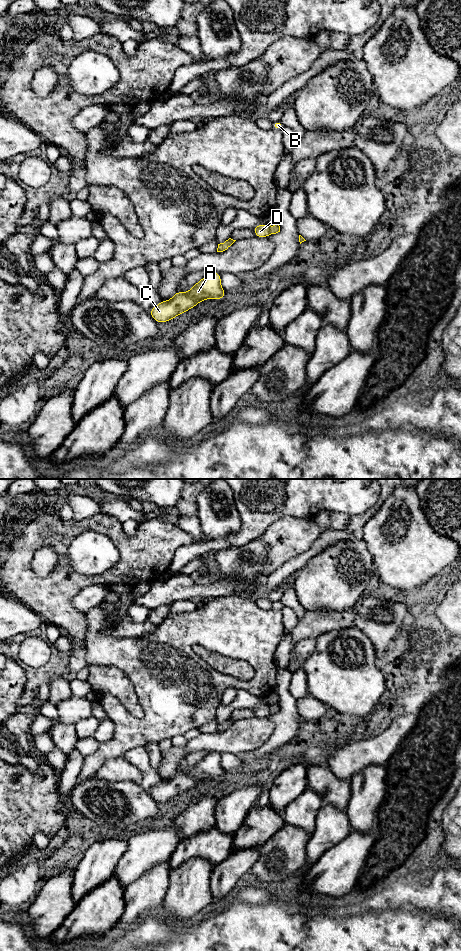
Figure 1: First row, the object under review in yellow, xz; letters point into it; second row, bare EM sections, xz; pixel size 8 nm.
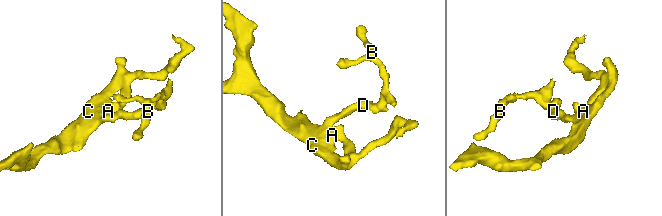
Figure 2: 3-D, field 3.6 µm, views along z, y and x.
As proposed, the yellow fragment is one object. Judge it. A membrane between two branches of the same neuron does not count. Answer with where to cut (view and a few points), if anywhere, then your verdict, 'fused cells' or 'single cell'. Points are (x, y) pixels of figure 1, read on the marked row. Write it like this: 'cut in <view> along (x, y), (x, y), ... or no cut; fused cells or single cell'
cut in xz along (269, 226), (271, 233); fused cells

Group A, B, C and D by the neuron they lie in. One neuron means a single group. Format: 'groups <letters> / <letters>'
groups A C D / B

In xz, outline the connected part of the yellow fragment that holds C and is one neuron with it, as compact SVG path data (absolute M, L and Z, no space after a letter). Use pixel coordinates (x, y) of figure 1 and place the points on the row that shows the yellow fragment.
M209 272L188 292L176 290L175 295L170 300L161 300L158 305L148 312L157 323L165 323L194 308L201 301L215 298L221 301L225 297L226 292L221 287L220 273Z

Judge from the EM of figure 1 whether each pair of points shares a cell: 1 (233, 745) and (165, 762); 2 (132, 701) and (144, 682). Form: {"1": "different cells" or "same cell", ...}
{"1": "same cell", "2": "different cells"}

